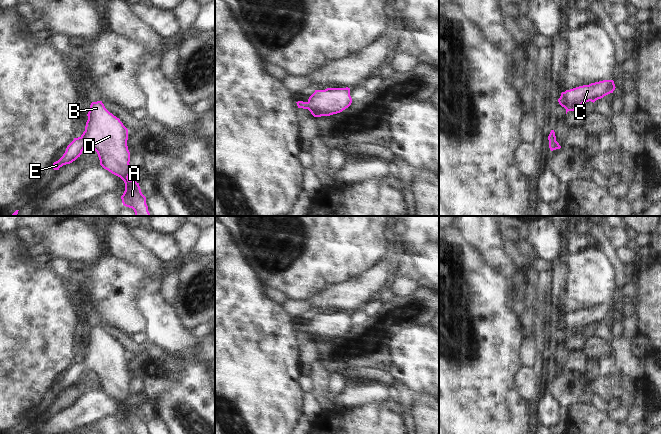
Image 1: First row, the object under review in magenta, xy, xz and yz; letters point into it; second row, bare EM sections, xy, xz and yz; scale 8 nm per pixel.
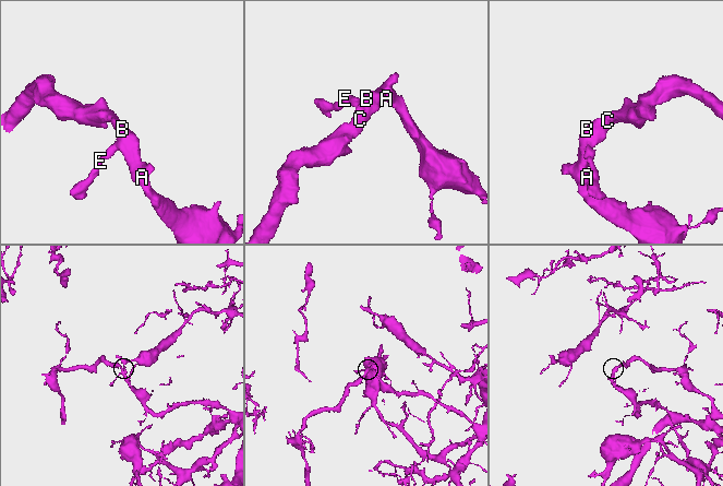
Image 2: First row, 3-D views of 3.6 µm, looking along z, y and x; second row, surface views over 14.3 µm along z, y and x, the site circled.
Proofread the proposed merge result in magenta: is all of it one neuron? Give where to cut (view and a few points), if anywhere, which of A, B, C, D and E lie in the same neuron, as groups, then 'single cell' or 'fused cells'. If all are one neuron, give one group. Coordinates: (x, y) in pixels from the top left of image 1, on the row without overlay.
no cut; A B C D E; single cell

